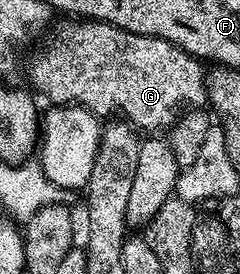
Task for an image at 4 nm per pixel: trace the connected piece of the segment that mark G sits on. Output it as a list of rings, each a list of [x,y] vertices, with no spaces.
[[[80,21],[77,24],[68,31],[68,51],[64,47],[44,51],[28,71],[33,85],[49,99],[49,104],[76,104],[99,117],[112,117],[117,111],[121,120],[131,123],[141,132],[152,133],[155,127],[171,128],[181,108],[200,109],[208,103],[206,67],[196,56],[187,55],[183,49],[165,39],[130,33],[109,23]]]

